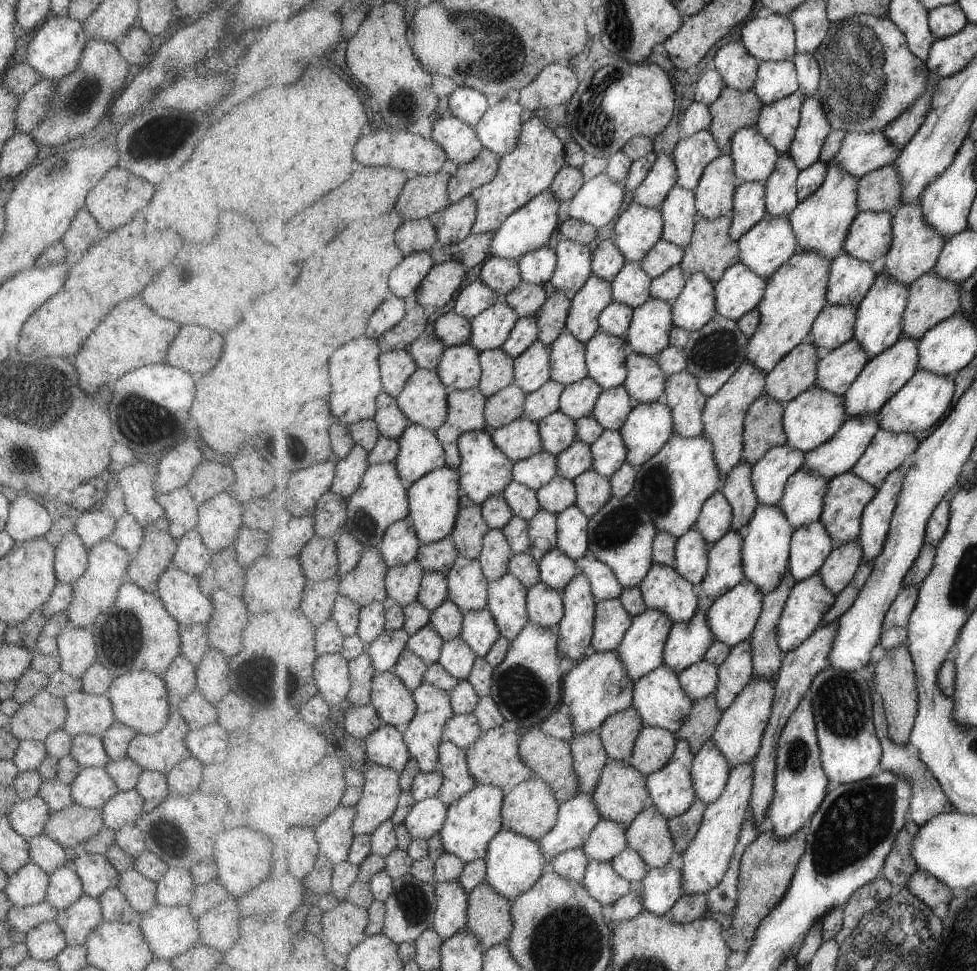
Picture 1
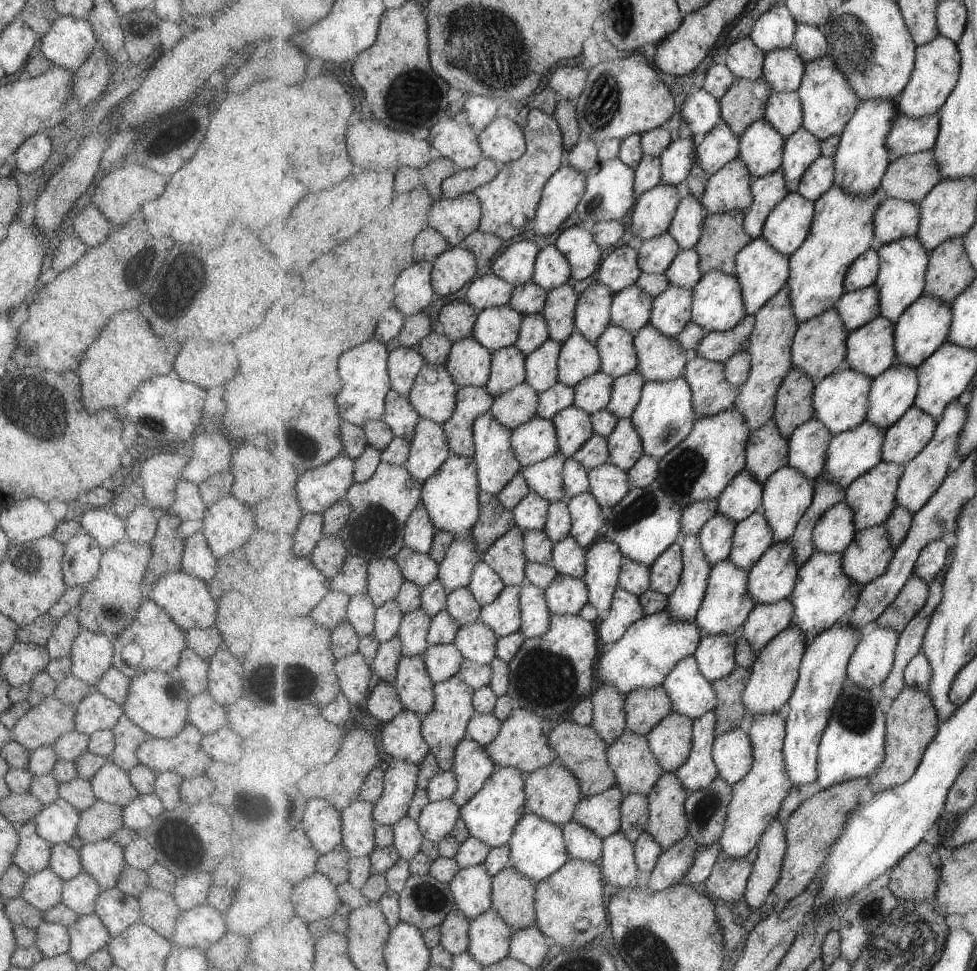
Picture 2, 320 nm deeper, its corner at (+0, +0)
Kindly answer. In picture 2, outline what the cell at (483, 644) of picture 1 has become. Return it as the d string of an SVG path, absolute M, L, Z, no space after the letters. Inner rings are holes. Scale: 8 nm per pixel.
M506 586L495 602L481 610L480 620L491 626L499 638L520 632L521 588L522 586Z

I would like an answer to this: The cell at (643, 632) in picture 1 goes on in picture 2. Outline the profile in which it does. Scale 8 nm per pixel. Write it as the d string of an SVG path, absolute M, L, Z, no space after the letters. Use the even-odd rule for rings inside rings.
M689 534L680 540L684 557L684 572L676 592L669 596L667 612L677 622L691 622L700 612L709 585L711 564L701 550L699 534Z

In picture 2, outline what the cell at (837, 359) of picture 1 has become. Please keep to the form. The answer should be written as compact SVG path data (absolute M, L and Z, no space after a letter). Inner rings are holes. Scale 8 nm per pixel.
M878 317L864 328L850 332L847 340L847 367L877 379L898 363L895 352L895 324Z

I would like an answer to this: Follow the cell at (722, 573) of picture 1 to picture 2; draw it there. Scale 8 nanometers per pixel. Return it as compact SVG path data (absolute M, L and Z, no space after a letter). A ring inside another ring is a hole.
M760 510L736 525L733 536L733 551L729 560L741 568L751 570L755 564L775 545L775 536L769 528L765 514Z

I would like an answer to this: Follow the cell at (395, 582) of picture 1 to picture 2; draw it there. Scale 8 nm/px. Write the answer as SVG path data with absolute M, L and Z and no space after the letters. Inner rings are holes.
M404 547L395 556L403 576L406 580L415 582L417 586L425 588L439 577L439 563L428 554L417 554L413 550Z

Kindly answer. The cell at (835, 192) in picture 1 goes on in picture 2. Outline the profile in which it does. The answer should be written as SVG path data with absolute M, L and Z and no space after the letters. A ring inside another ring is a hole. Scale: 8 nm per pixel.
M867 100L862 102L853 119L840 137L835 157L835 186L843 188L851 196L871 196L882 188L883 176L891 164L891 152L887 148L887 136L893 130L899 115L897 105L891 100Z

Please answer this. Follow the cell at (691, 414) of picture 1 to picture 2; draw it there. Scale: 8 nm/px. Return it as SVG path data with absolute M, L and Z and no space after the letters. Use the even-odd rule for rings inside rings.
M692 355L684 378L691 385L693 406L701 418L734 409L739 391L729 384L725 364Z

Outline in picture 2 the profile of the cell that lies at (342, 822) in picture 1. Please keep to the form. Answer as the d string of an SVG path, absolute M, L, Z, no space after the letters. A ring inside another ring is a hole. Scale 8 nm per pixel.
M358 801L341 812L342 845L352 858L370 857L377 849L374 807L375 803Z

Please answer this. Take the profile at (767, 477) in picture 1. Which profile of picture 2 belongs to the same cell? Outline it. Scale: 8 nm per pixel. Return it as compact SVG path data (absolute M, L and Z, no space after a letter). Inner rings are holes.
M815 417L789 438L789 466L797 468L809 480L816 482L825 470L827 450L835 436Z

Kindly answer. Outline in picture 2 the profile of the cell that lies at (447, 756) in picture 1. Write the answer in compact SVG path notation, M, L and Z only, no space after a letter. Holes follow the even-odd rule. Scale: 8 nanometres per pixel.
M464 739L455 752L452 772L456 774L458 788L452 800L460 807L465 806L498 770L497 764L479 742Z

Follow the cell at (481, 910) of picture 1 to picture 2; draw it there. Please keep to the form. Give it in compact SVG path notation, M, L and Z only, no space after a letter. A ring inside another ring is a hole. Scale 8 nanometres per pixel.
M511 866L493 877L491 908L501 914L513 932L537 926L536 884Z

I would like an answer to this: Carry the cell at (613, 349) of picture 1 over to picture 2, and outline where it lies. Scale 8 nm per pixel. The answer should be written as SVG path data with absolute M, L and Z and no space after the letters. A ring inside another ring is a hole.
M611 324L596 348L602 360L601 371L617 379L637 371L639 357L634 343L635 334Z

